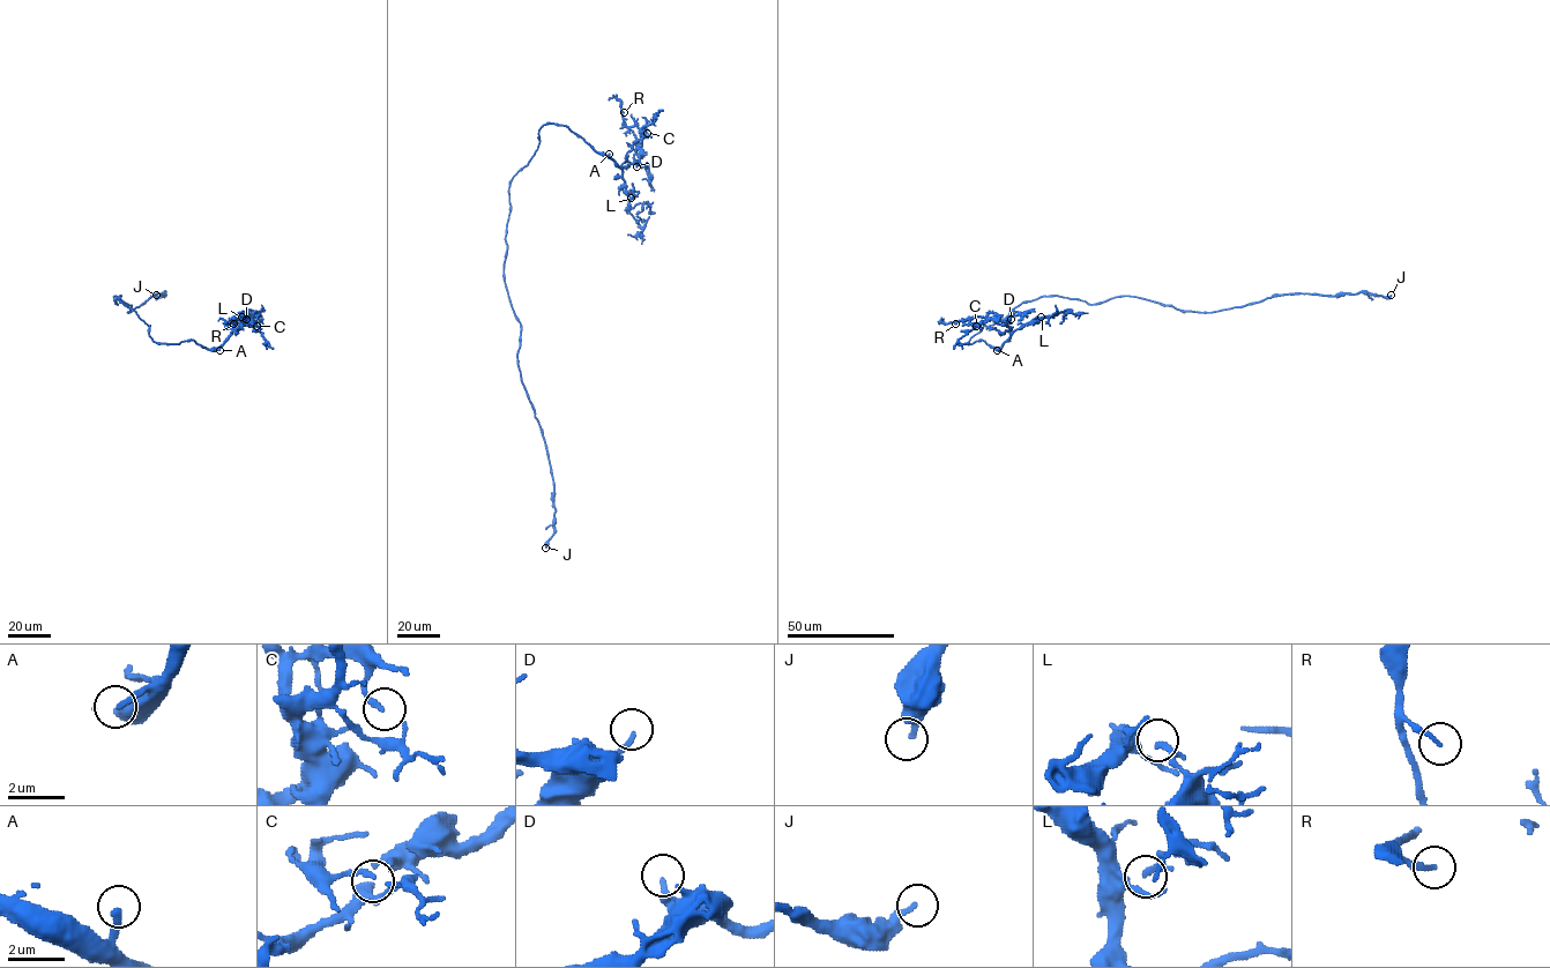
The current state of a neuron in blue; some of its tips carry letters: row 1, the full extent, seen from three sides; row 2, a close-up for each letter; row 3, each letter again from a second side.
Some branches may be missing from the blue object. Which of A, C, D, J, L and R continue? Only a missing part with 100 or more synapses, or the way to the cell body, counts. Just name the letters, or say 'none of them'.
A

